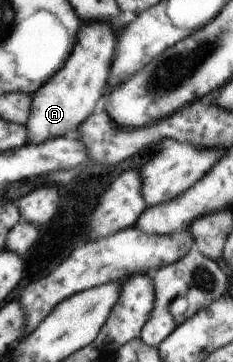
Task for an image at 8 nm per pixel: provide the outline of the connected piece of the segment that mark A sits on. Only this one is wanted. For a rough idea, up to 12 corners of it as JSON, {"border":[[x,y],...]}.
{"border":[[81,21],[65,66],[32,95],[27,143],[76,131],[108,82],[114,31]]}

